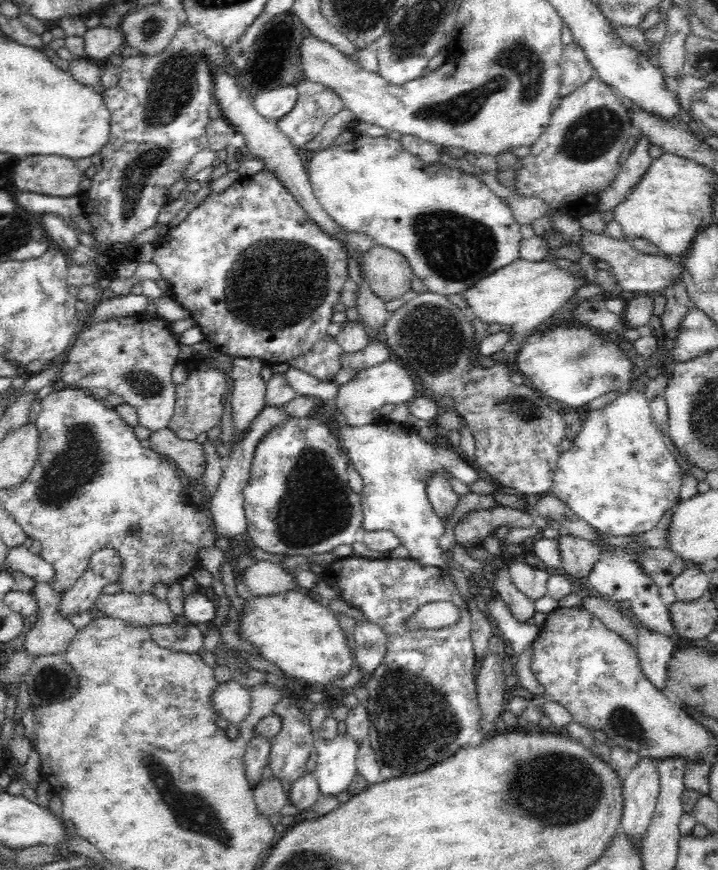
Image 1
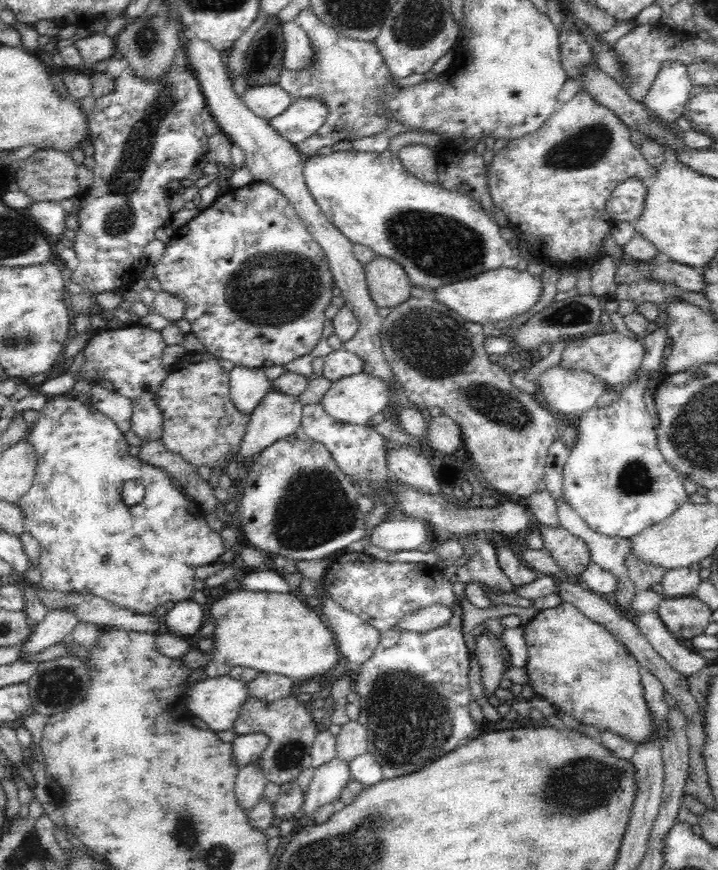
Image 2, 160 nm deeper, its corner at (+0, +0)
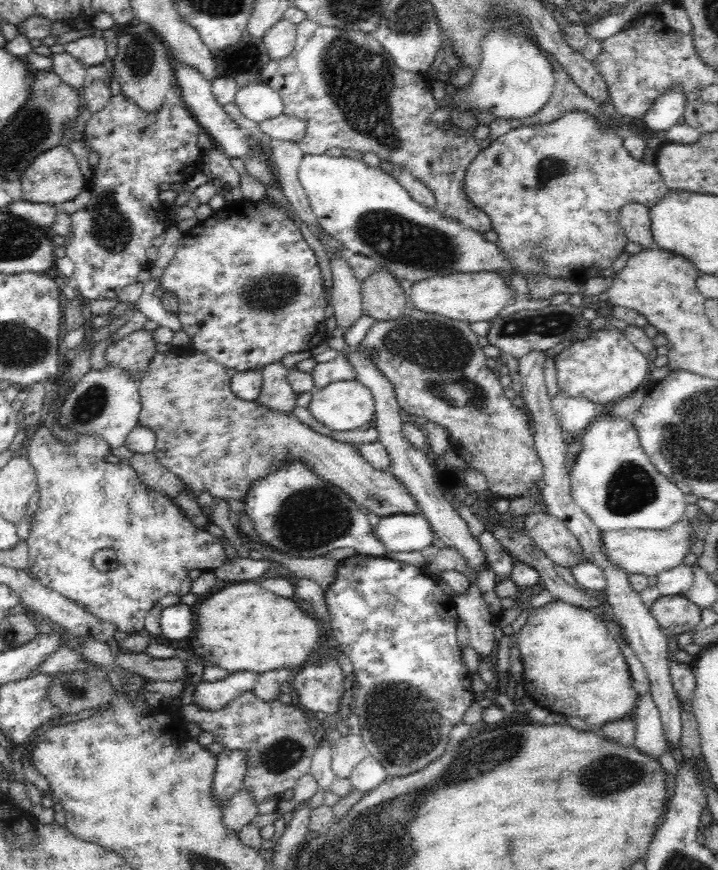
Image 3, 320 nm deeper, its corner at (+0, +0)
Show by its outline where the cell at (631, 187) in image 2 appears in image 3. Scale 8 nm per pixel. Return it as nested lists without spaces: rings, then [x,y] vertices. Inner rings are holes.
[[[628,202],[620,208],[618,220],[629,242],[635,242],[646,248],[654,247],[651,233],[650,209],[637,202]]]

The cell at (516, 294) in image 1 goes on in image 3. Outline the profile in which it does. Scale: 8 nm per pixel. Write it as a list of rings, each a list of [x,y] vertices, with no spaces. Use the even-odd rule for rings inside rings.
[[[495,271],[436,275],[413,283],[409,290],[407,297],[412,300],[416,310],[468,323],[494,318],[504,306],[514,302],[517,295],[509,282],[505,282]]]

